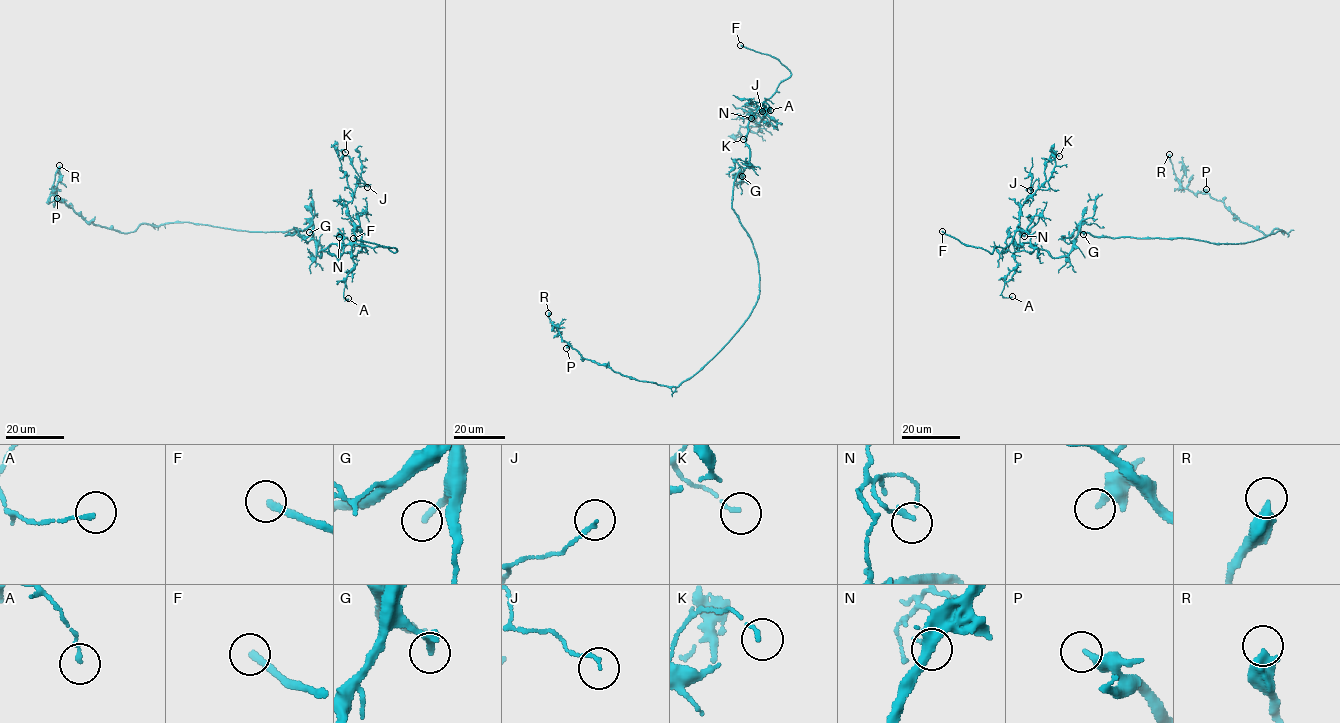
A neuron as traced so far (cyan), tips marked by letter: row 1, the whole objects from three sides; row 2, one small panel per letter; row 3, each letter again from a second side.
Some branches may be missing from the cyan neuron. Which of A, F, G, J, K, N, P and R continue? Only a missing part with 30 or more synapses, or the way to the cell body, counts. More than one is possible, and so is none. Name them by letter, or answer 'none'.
F, G

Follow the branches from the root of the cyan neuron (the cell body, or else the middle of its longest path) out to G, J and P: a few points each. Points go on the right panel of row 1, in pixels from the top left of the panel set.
G: (1194, 240), (1093, 237), (1081, 232), (1079, 225), (1083, 234)
J: (1194, 240), (1093, 237), (1078, 225), (1071, 249), (1053, 258), (1012, 241), (1038, 179), (1030, 190)
P: (1194, 240), (1234, 244), (1280, 230), (1284, 232), (1276, 228), (1267, 235), (1243, 223), (1206, 189)

